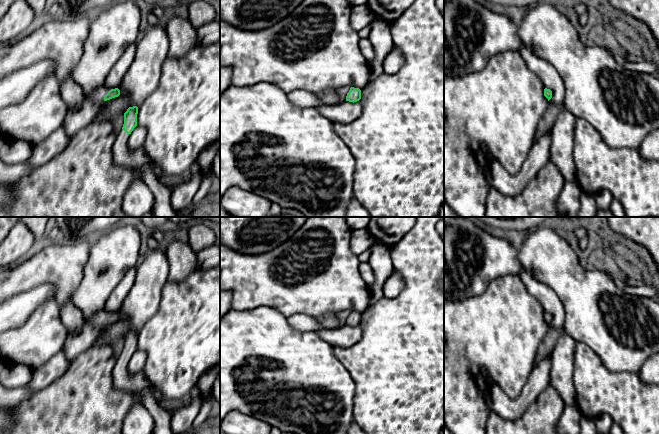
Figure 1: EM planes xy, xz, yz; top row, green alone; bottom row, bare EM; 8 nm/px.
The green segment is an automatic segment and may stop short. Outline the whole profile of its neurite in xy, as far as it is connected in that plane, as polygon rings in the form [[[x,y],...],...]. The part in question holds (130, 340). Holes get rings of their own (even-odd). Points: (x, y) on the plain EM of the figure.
[[[137,330],[129,331],[124,337],[123,354],[117,358],[113,369],[114,387],[137,393],[142,397],[142,404],[155,421],[153,434],[173,434],[170,427],[172,414],[156,402],[152,393],[152,383],[145,376],[143,370],[131,374],[128,369],[128,359],[137,350],[137,338]]]

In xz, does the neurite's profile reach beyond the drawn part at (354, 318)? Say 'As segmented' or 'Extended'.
As segmented

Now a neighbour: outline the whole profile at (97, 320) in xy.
[[[105,308],[98,310],[98,312],[86,323],[87,325],[93,327],[102,327],[104,325],[104,320],[110,315]]]

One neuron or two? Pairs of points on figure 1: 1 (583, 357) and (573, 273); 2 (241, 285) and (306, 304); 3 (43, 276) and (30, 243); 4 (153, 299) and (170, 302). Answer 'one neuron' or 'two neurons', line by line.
1: two neurons
2: one neuron
3: two neurons
4: two neurons

